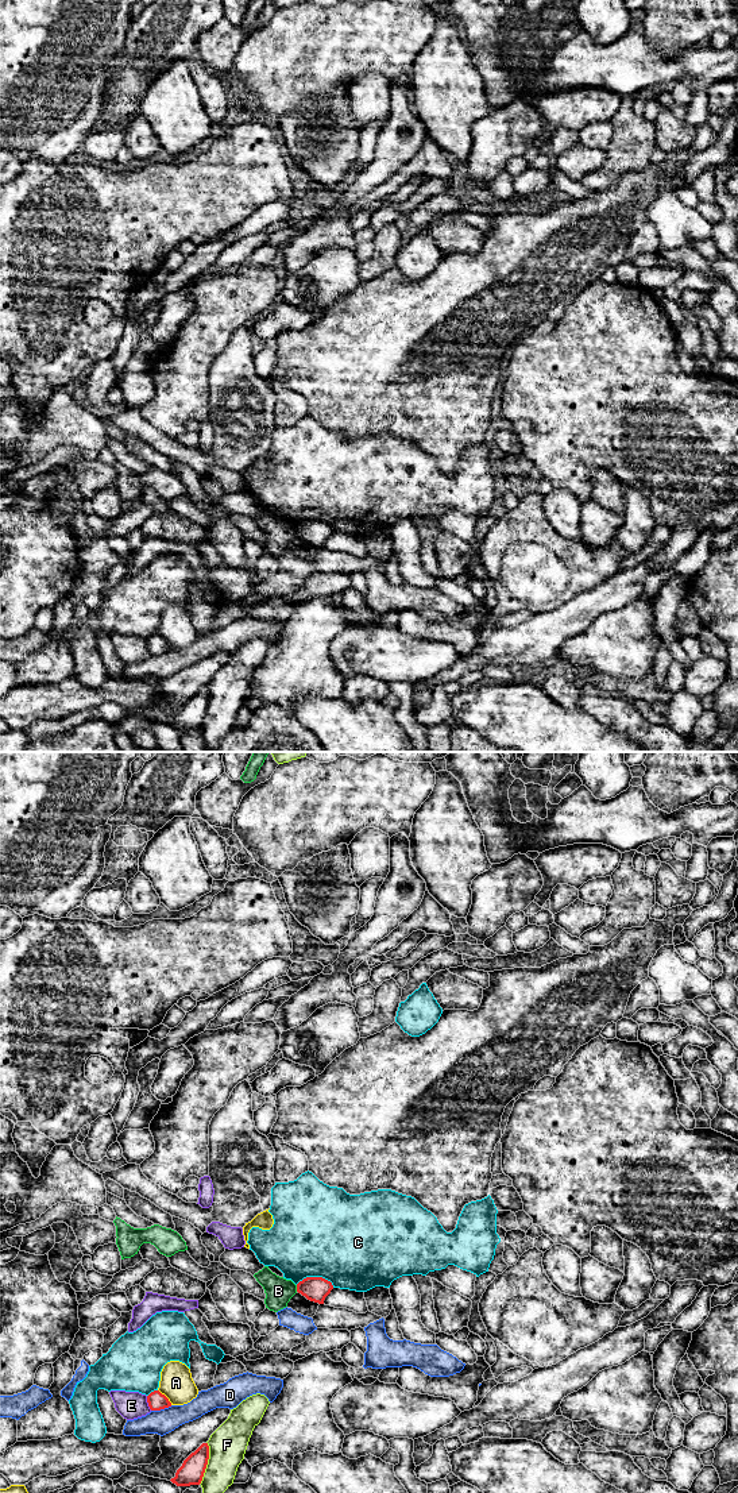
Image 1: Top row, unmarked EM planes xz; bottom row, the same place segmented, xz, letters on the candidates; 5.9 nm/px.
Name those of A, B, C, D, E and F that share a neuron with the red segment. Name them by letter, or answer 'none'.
none

